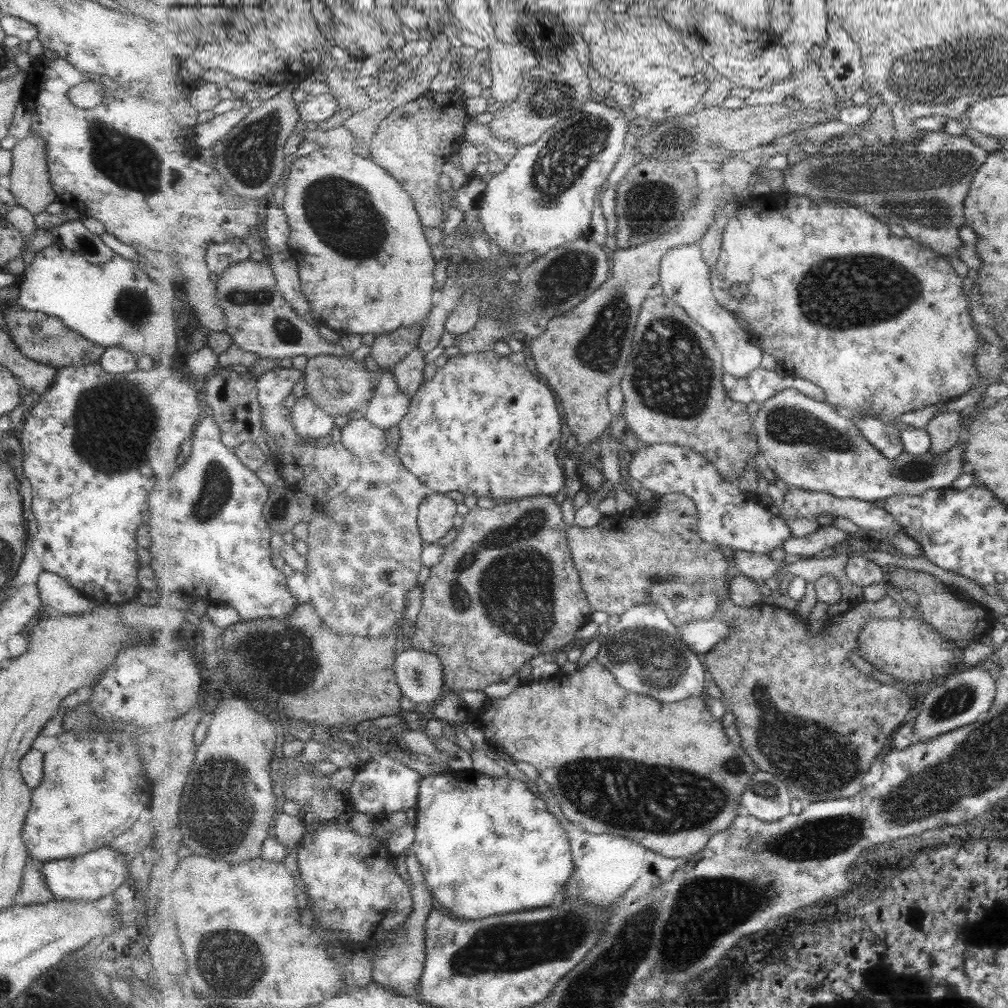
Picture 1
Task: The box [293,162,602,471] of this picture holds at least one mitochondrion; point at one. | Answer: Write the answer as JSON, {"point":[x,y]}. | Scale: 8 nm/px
{"point":[340,211]}

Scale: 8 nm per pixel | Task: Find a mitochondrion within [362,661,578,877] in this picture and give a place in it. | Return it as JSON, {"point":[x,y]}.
{"point":[418,677]}

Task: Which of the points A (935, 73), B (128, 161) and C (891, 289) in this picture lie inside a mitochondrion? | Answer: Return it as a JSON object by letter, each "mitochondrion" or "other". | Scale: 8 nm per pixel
{"A":"mitochondrion","B":"mitochondrion","C":"mitochondrion"}

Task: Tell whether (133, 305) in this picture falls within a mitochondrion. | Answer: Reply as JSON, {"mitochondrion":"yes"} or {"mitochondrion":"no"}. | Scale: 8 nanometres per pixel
{"mitochondrion":"yes"}

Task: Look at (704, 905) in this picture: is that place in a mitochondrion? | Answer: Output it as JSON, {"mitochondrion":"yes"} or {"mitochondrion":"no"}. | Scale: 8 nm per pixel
{"mitochondrion":"yes"}

